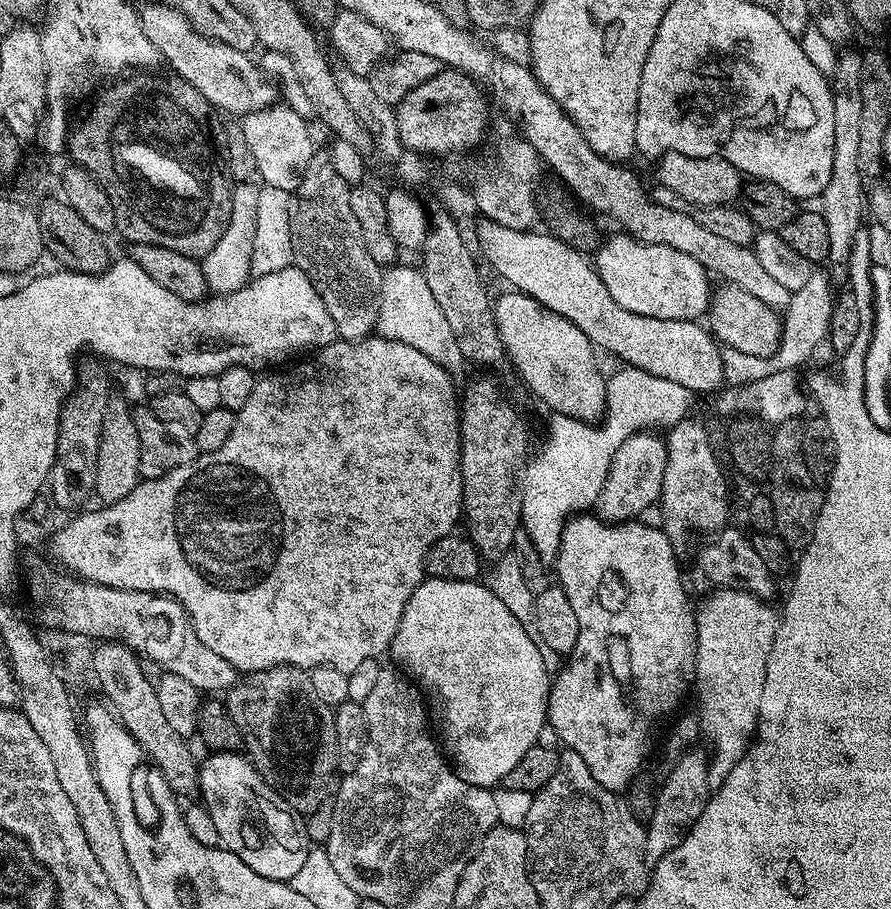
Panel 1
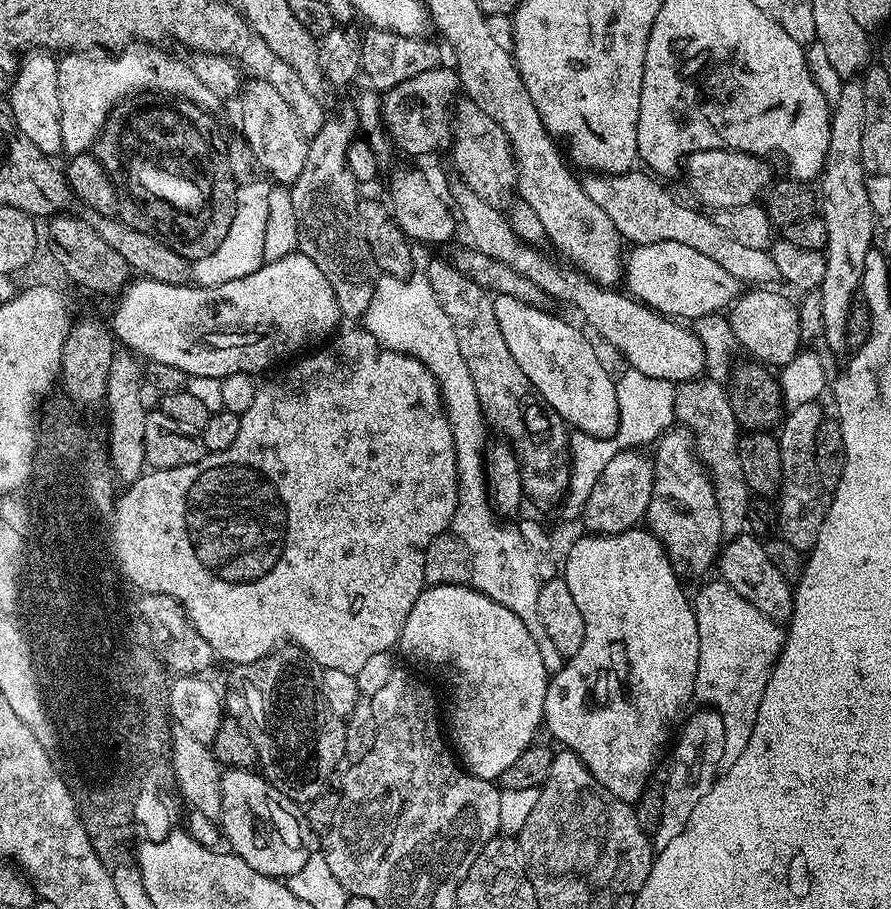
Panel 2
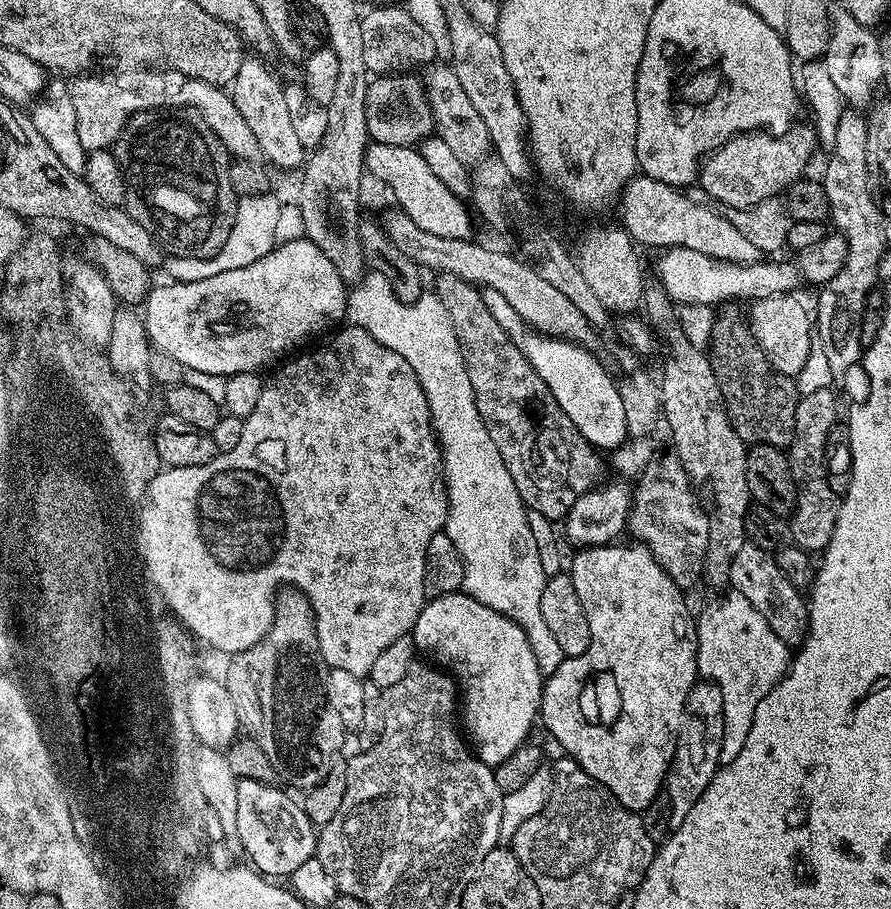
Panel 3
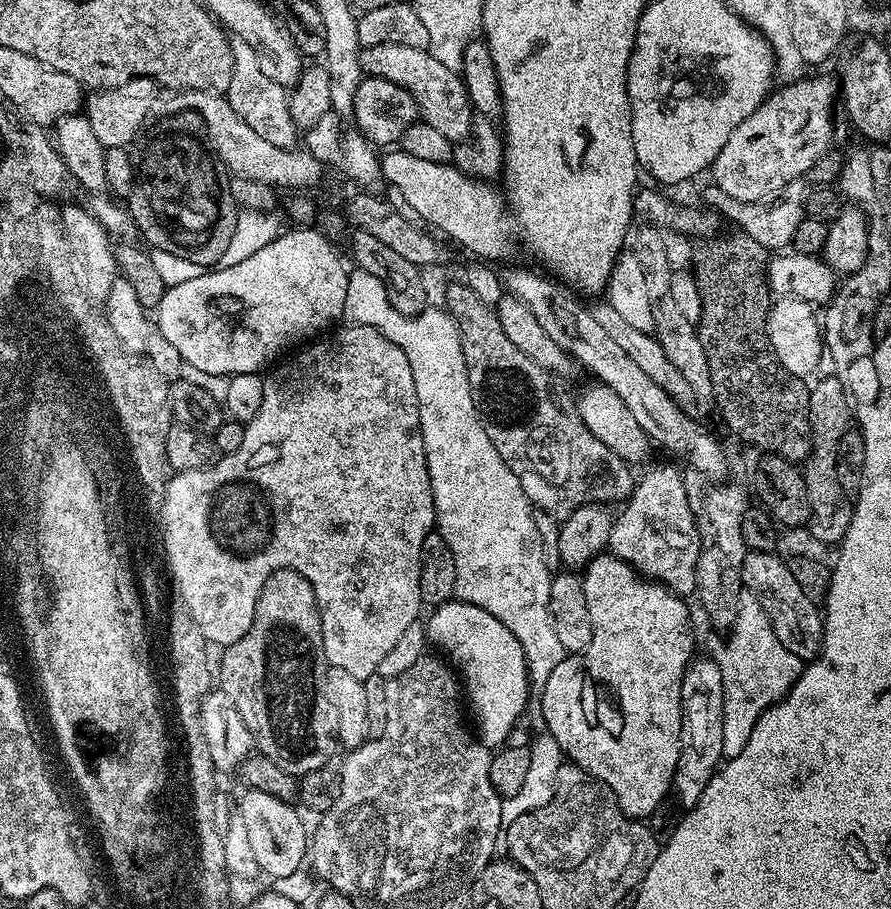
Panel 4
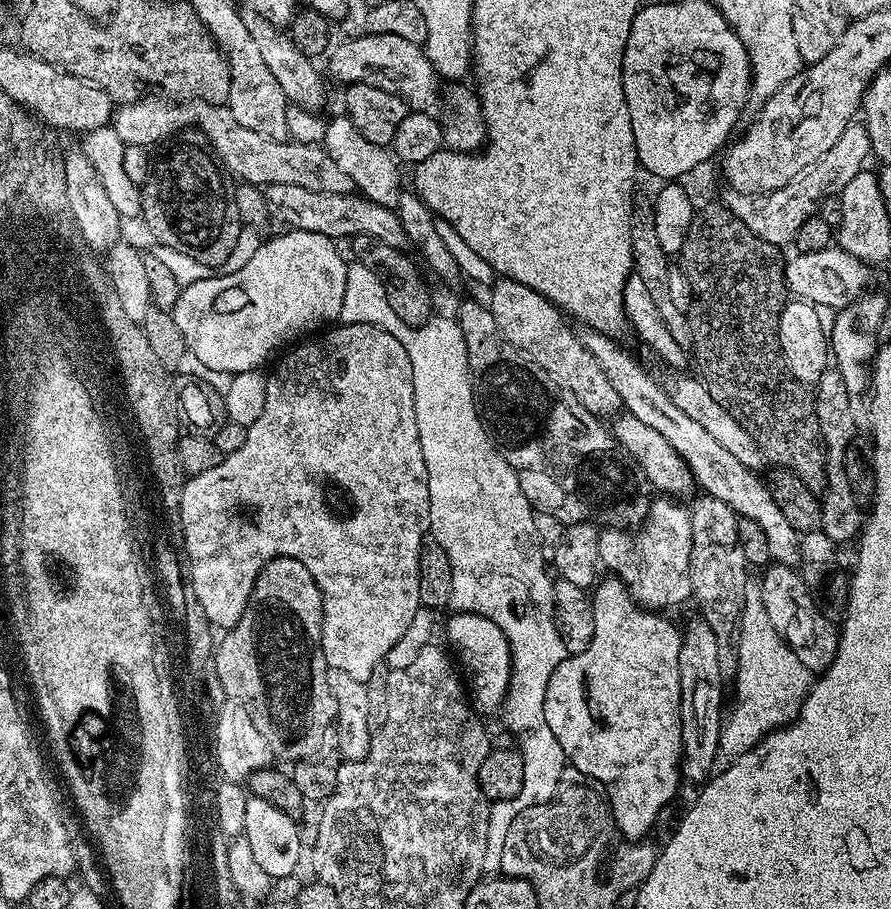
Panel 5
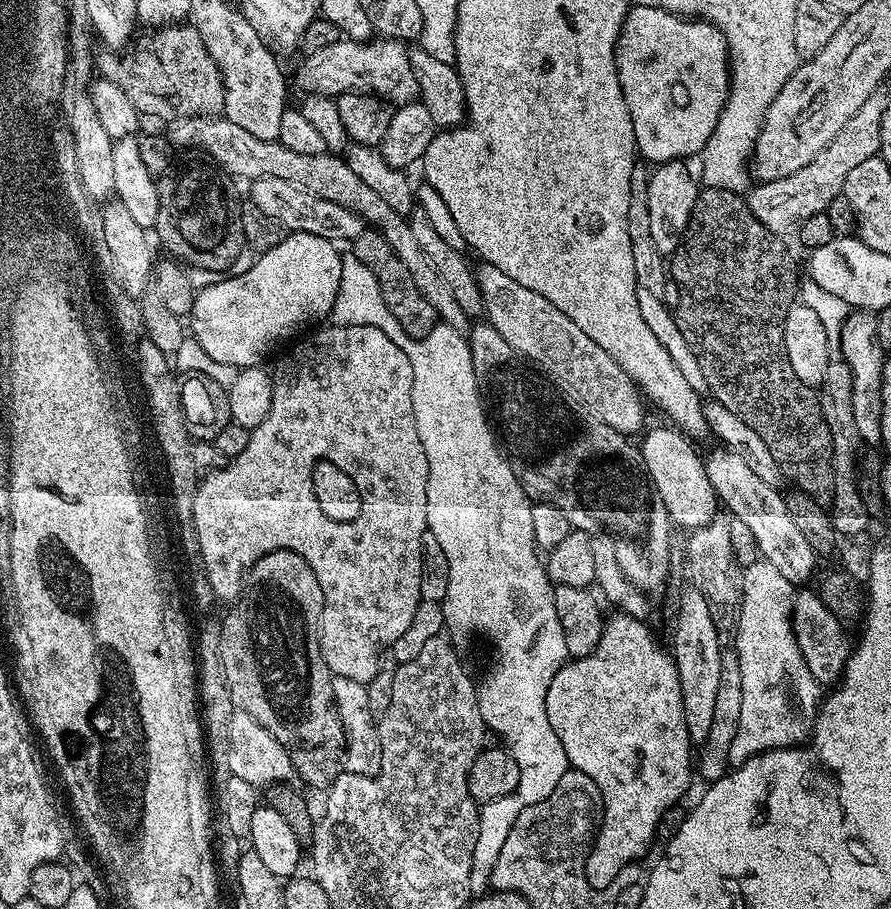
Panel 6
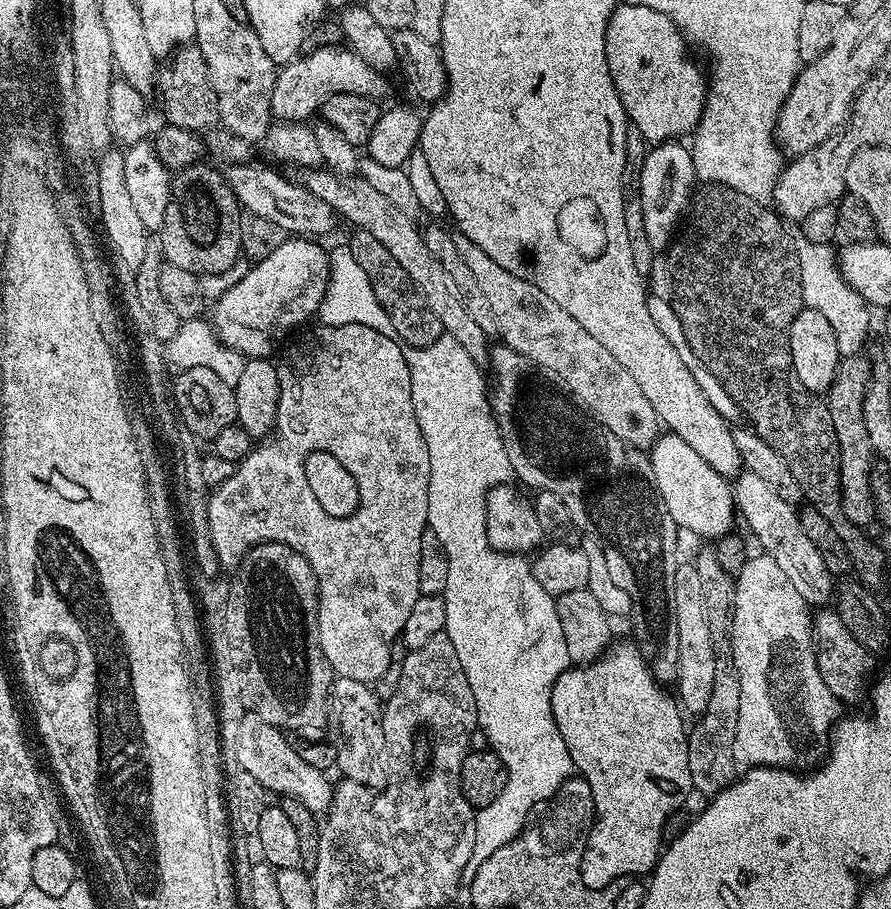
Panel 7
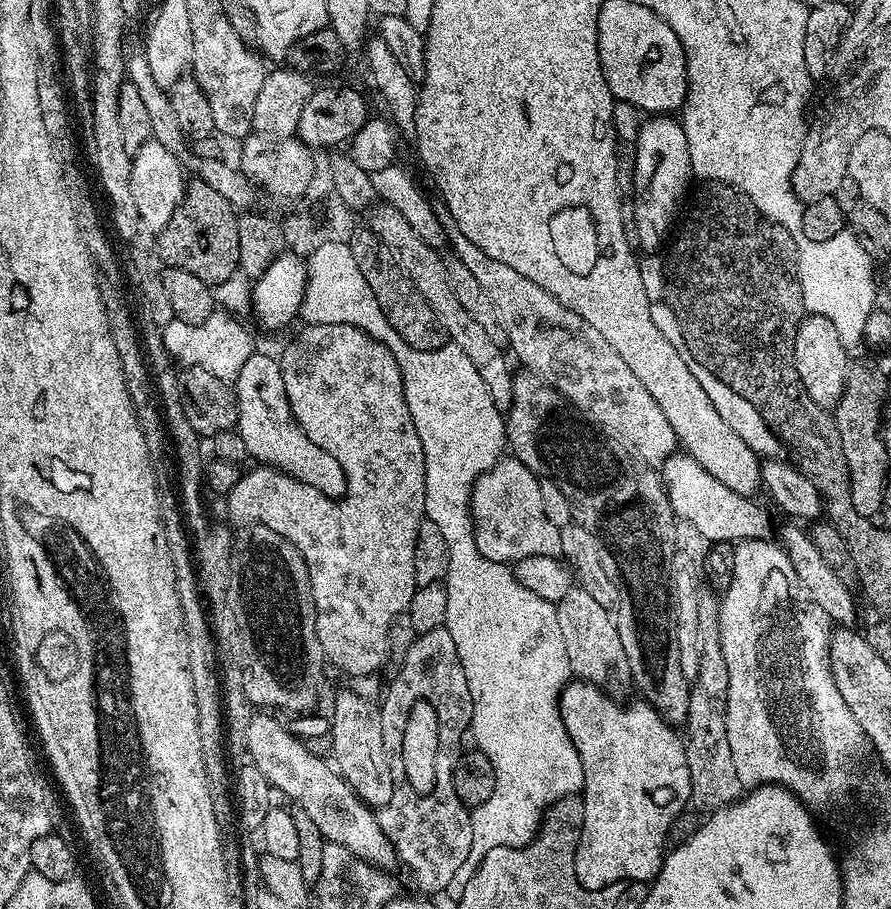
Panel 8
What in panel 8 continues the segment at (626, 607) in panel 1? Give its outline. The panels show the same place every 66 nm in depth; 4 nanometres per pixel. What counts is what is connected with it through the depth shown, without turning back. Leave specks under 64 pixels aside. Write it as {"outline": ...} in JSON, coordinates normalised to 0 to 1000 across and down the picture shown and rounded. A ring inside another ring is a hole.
{"outline":[[[643,747],[631,759],[629,765],[629,789],[640,807],[640,814],[649,825],[649,834],[653,838],[655,848],[655,866],[653,868],[653,879],[655,881],[655,903],[653,904],[653,917],[649,926],[649,935],[644,944],[644,957],[649,961],[649,970],[658,979],[676,979],[686,972],[700,972],[701,970],[731,970],[741,960],[741,955],[745,950],[747,941],[747,930],[750,928],[750,914],[753,905],[761,900],[763,893],[773,888],[777,878],[777,865],[774,862],[774,843],[770,838],[769,815],[753,801],[755,798],[737,780],[726,772],[718,774],[700,776],[695,769],[688,768],[681,761],[675,761],[664,752],[659,752],[657,748]]]}

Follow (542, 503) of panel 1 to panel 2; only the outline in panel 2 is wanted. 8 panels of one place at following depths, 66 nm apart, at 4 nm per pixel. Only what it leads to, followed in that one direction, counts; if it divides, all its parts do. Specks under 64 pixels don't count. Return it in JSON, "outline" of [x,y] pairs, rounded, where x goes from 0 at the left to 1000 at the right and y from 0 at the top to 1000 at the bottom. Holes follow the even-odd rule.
{"outline":[[[705,405],[691,418],[691,437],[694,438],[694,473],[687,480],[680,482],[667,482],[657,475],[643,474],[640,480],[640,523],[637,526],[637,540],[633,563],[637,568],[650,569],[652,567],[658,548],[662,546],[662,539],[667,539],[667,530],[671,530],[671,521],[680,517],[680,512],[689,505],[689,499],[717,494],[719,491],[731,490],[741,483],[751,471],[755,470],[759,462],[756,451],[756,438],[759,427],[755,419],[744,418],[743,416],[730,416],[730,411],[721,411],[716,407]]]}

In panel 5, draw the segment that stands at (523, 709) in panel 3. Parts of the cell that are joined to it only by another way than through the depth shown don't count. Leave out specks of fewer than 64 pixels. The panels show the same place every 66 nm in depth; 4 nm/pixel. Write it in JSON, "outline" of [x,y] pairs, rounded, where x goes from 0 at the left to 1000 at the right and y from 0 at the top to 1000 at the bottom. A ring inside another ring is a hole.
{"outline":[[[514,673],[504,679],[502,712],[510,718],[511,729],[523,745],[529,773],[540,784],[552,783],[556,779],[558,782],[566,773],[575,745],[575,716],[568,706],[568,697],[563,697],[550,680],[541,680],[541,675]]]}

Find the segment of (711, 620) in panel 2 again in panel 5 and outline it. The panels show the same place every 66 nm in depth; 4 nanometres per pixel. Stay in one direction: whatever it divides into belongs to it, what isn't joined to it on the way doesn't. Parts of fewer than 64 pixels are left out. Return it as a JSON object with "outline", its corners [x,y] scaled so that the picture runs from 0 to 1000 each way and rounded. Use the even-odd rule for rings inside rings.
{"outline":[[[848,645],[841,646],[835,652],[835,674],[831,681],[831,714],[828,715],[828,733],[826,734],[826,780],[822,789],[816,789],[815,795],[808,802],[808,826],[817,834],[825,834],[837,829],[852,814],[857,813],[870,801],[879,801],[888,796],[898,783],[900,772],[907,766],[907,759],[911,755],[912,740],[907,739],[895,721],[890,719],[883,711],[880,701],[864,684],[861,673],[854,660],[854,648]]]}

